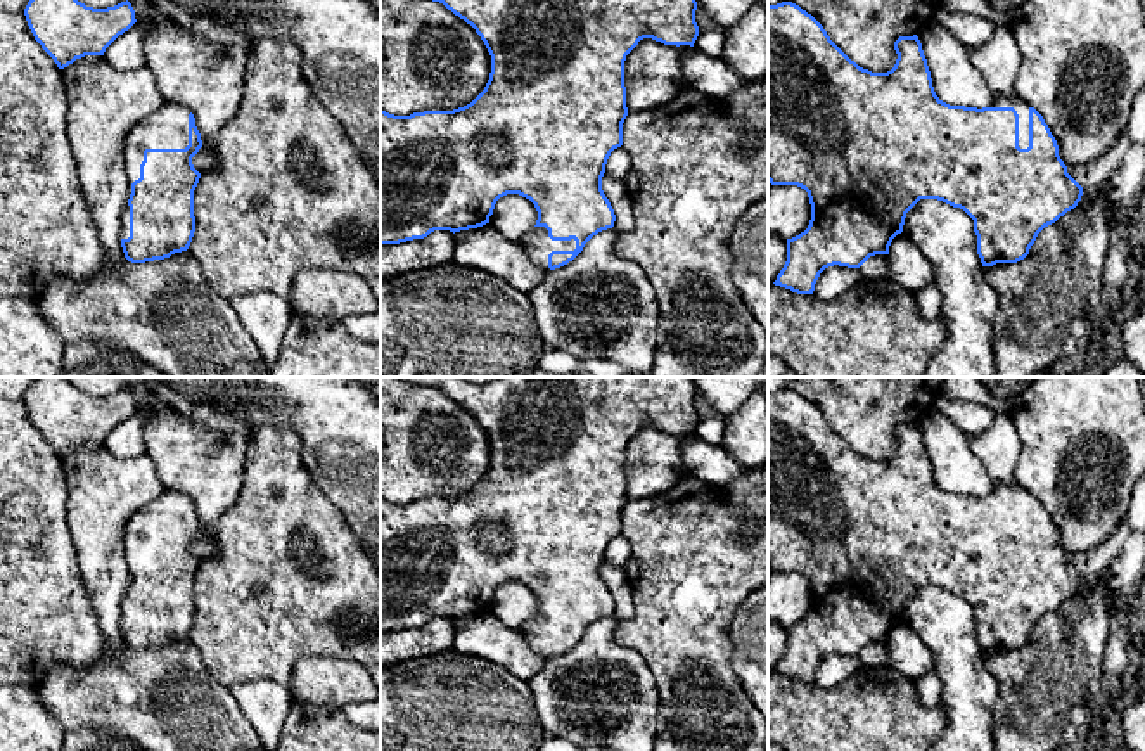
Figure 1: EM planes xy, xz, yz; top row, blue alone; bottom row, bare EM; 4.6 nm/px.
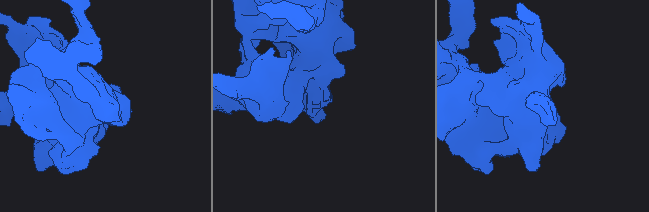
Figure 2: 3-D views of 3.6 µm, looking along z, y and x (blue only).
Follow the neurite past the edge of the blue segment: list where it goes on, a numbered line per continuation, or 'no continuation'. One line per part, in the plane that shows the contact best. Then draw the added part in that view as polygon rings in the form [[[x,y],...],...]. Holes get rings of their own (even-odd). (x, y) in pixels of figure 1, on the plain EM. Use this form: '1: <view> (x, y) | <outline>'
1: xy (166, 516) | [[[164,490],[159,498],[131,516],[125,530],[125,559],[130,571],[140,566],[145,536],[185,536],[189,533],[189,502],[185,493]]]

